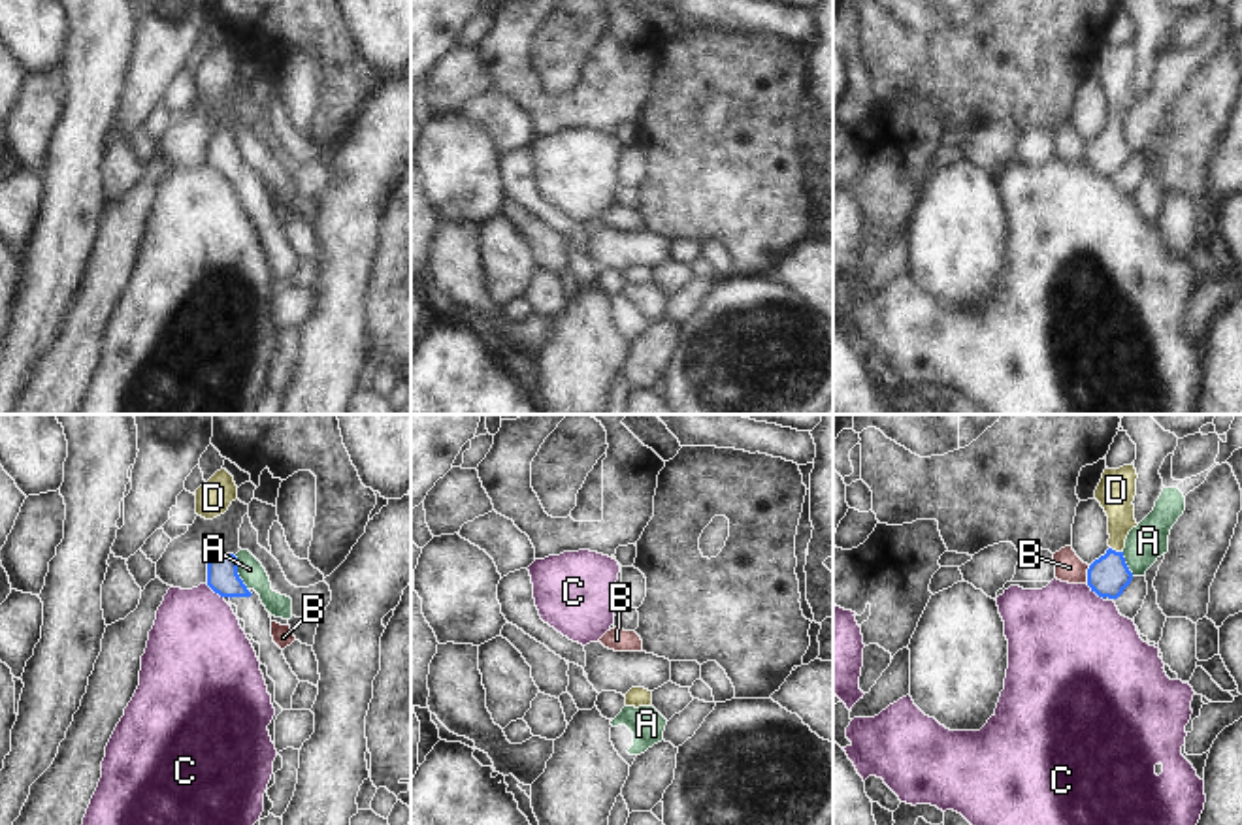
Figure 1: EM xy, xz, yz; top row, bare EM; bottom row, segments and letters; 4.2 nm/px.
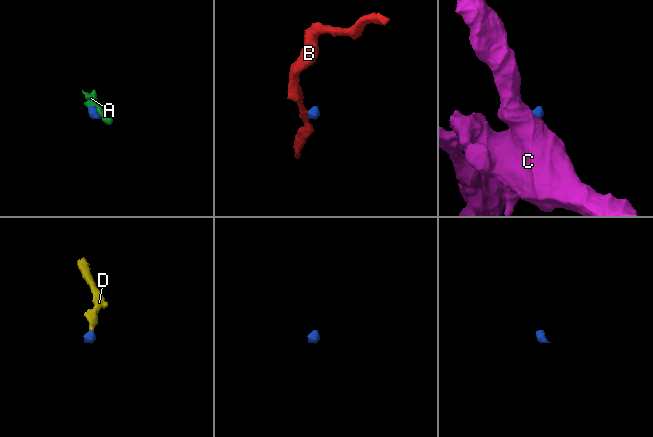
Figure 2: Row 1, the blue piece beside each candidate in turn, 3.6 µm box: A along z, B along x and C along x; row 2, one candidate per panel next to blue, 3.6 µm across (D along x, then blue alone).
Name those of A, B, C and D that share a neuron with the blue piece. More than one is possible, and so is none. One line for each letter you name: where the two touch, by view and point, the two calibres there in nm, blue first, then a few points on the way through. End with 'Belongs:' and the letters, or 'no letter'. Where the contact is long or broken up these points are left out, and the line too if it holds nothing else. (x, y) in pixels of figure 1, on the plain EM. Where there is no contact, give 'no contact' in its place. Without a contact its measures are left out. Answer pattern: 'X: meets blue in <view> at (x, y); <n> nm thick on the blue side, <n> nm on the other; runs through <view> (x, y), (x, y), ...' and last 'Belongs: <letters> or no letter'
D: meets blue in yz at (1114, 129); 170 nm thick on the blue side, 160 nm on the other; runs through yz (1109, 153), (1114, 129), (1116, 70)
Belongs: D

